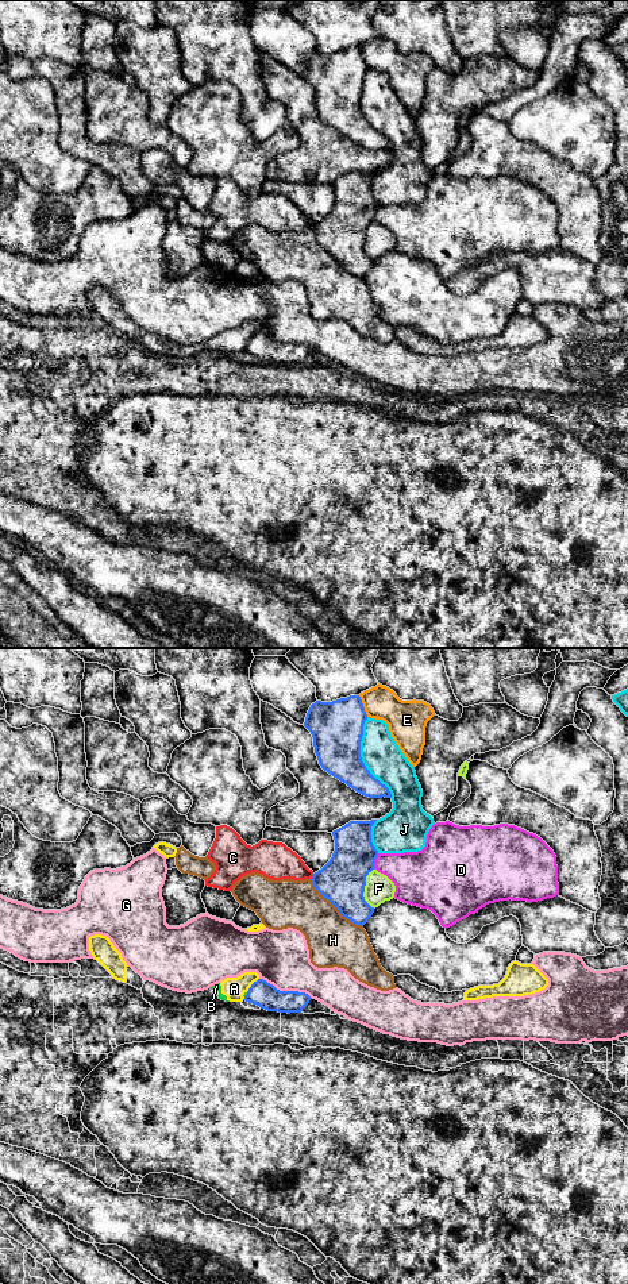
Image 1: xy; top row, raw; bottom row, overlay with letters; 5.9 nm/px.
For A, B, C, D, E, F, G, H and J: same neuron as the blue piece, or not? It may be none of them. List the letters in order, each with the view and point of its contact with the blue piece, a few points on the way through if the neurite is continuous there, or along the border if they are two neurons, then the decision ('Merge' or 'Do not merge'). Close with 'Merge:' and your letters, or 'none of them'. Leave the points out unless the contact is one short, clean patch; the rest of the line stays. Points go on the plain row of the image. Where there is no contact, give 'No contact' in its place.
A: Touches blue at xy (251, 336). Do not merge
B: Touches blue at xy (246, 347). Boundary: xy (247, 344), (245, 349). Do not merge
C: Touches blue at xy (312, 228). Do not merge
D: Touches blue at xy (374, 214). Do not merge
E: Touches blue at xy (362, 58). Do not merge
F: Touches blue at xy (363, 241). Do not merge
G: Touches blue at xy (286, 343). Do not merge
H: Touches blue at xy (335, 258). Do not merge
J: Touches blue at xy (361, 110). Do not merge
Merge: none of them

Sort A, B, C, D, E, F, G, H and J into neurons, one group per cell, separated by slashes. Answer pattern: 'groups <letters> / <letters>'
groups A B / C / D / E / F / G / H / J

